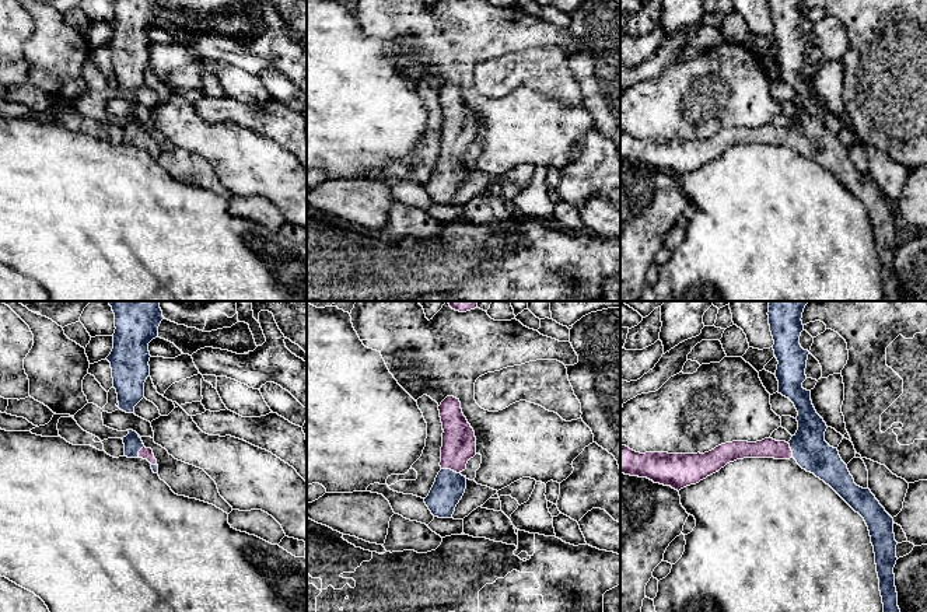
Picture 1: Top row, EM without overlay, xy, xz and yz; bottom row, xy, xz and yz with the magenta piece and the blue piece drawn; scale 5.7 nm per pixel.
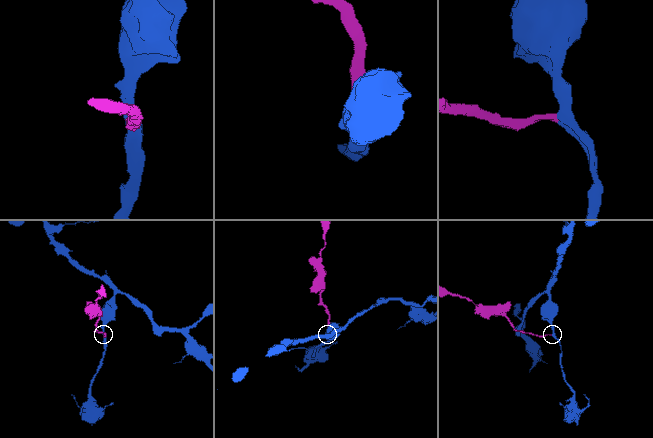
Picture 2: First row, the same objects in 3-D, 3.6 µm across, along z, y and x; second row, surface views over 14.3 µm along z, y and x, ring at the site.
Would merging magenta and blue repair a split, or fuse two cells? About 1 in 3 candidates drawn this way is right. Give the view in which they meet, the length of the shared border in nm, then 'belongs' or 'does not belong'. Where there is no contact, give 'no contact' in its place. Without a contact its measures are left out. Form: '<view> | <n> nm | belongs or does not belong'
xz | 110 nm | belongs

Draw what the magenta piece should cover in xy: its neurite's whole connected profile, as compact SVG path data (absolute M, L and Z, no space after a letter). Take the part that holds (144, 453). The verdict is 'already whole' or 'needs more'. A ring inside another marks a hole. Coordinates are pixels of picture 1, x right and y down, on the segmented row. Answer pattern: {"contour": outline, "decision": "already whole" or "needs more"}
{"contour": "M127 430L129 434L123 437L125 457L127 458L143 458L151 464L154 473L158 473L157 459L154 458L153 450L146 448L139 434L133 430Z", "decision": "needs more"}

